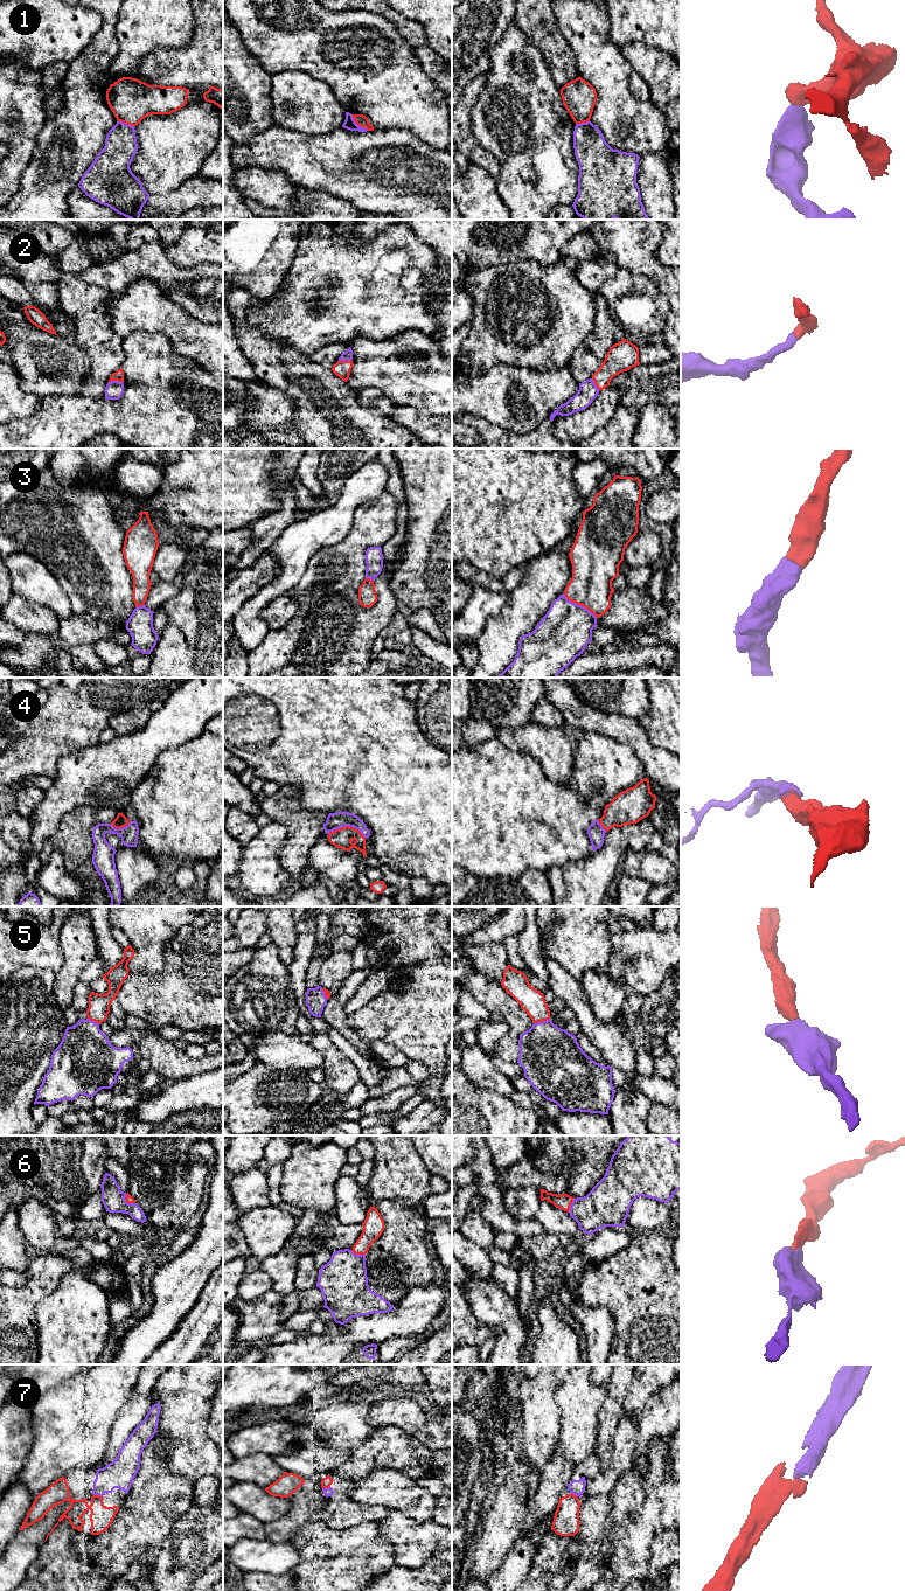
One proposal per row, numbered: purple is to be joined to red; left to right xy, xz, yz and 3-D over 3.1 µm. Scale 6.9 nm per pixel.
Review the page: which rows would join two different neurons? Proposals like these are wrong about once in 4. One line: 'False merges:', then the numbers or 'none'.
False merges: 1

